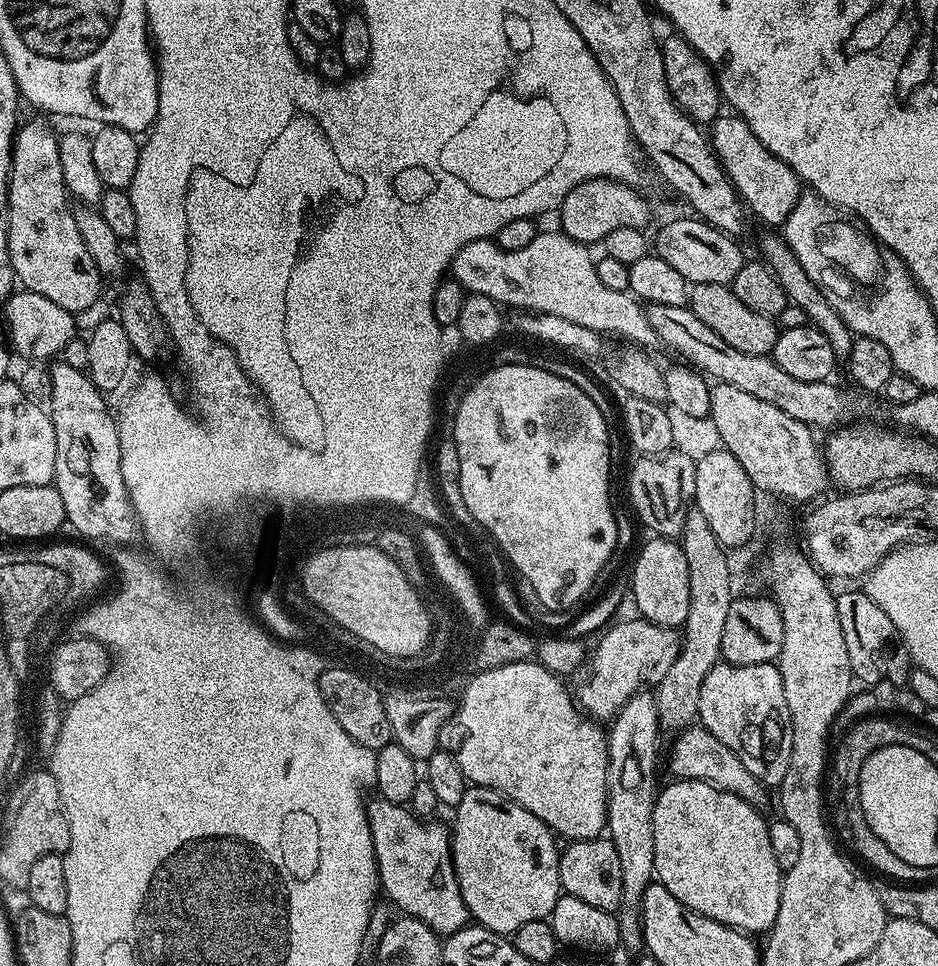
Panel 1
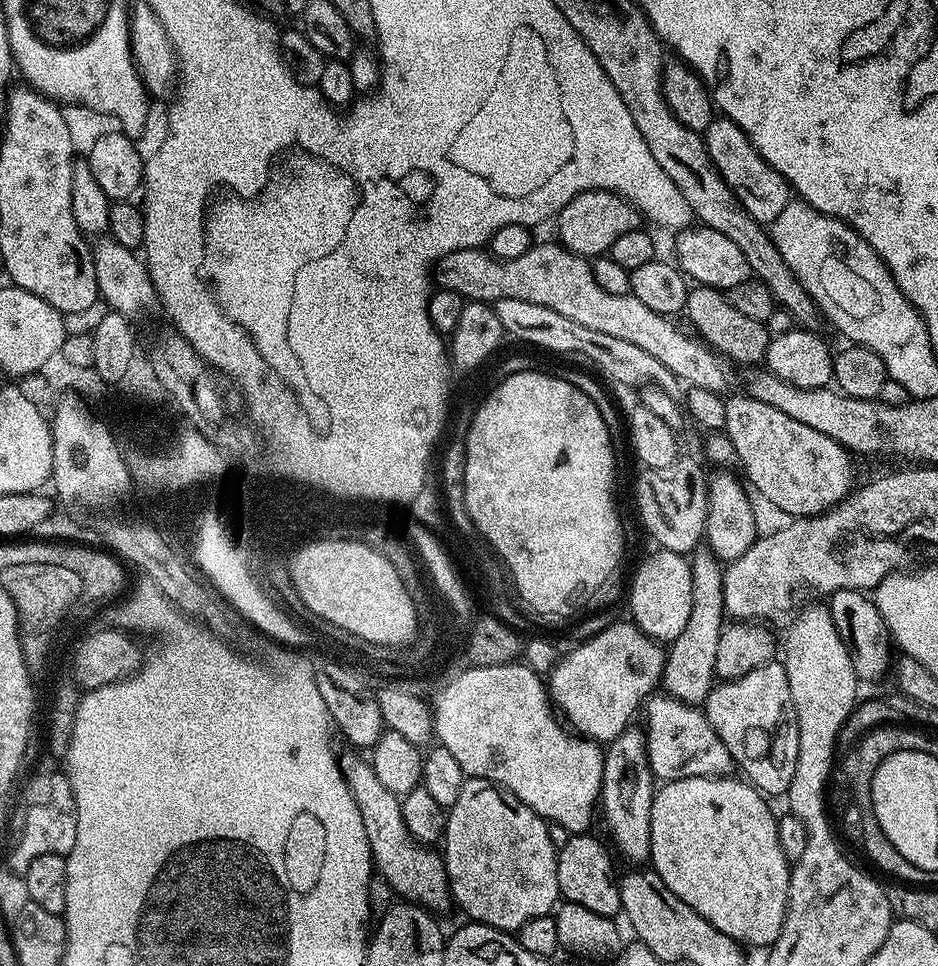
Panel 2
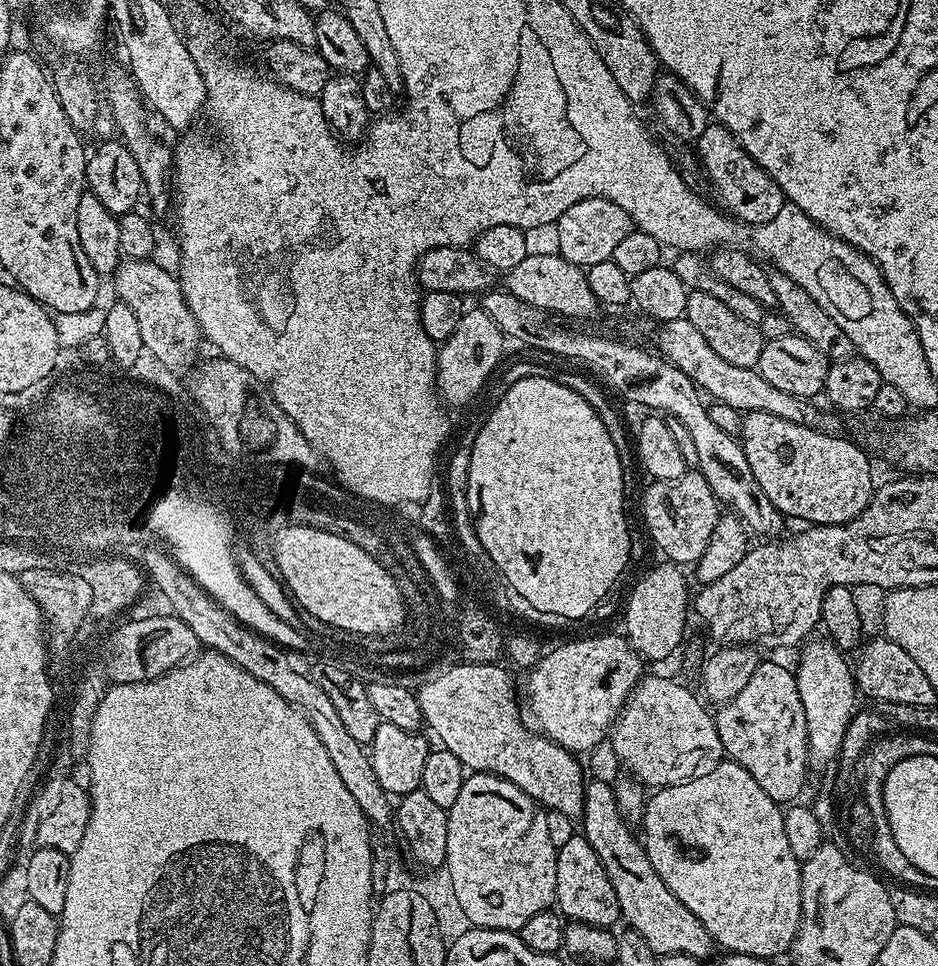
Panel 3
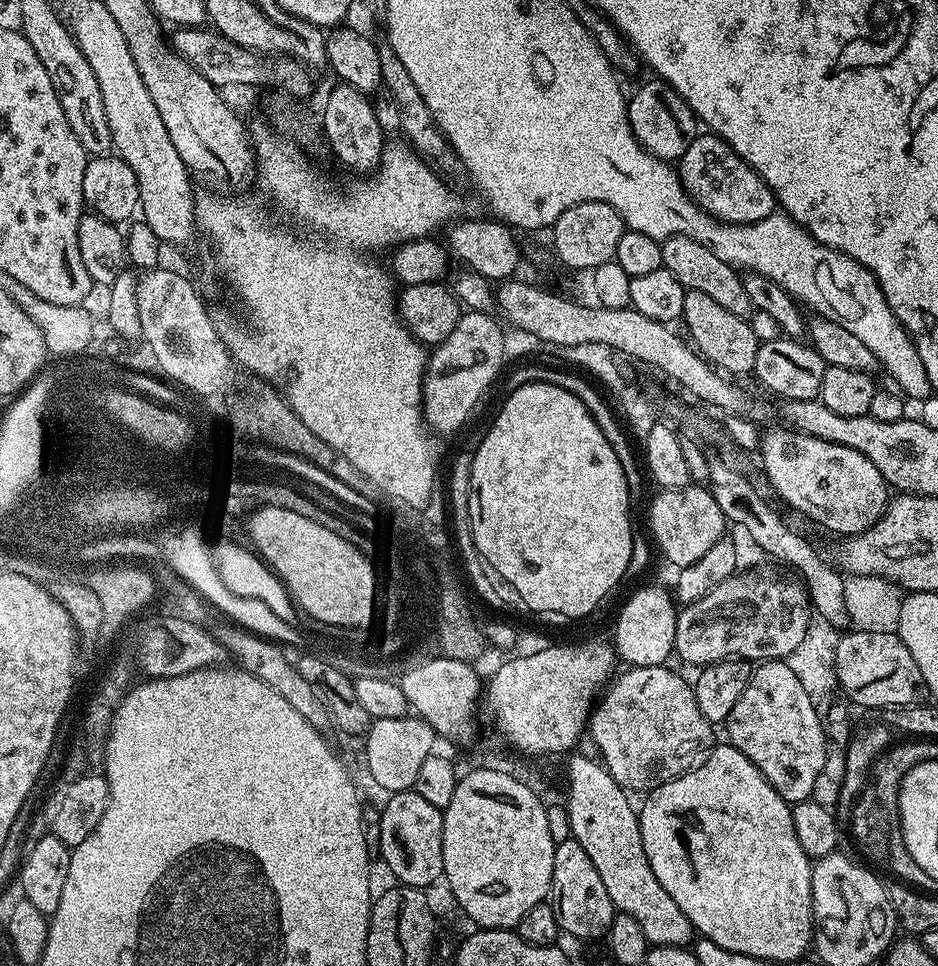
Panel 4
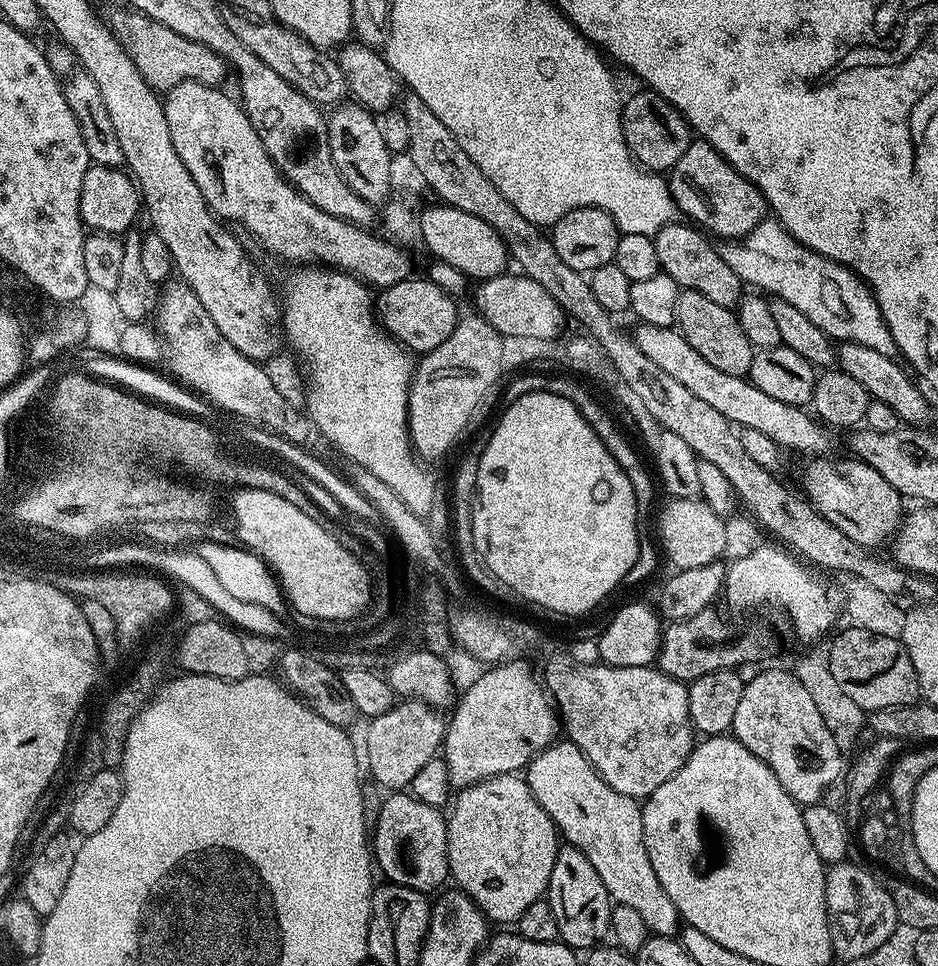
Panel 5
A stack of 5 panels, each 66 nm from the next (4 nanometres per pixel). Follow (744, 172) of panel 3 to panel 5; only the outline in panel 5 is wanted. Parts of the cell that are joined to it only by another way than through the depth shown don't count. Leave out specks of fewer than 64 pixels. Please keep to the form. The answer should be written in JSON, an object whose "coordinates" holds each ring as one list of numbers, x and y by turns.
{"coordinates":[[699,138,669,171,668,189,672,191,677,209,683,215,685,212,693,225,713,237,721,236,719,239,724,242,750,234,750,230,762,223,770,212,763,194,745,176,738,174,738,170,734,170,734,166,730,166,709,143]]}

